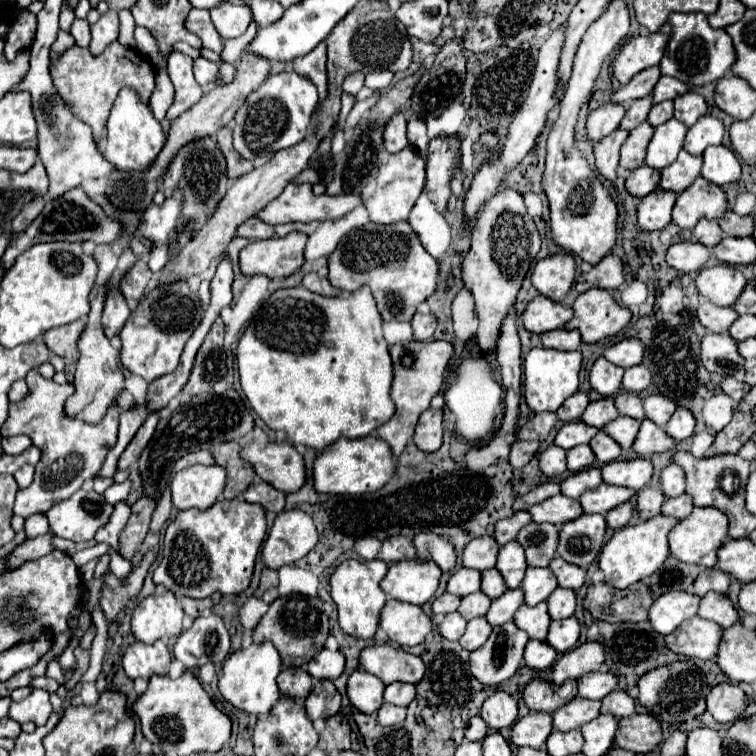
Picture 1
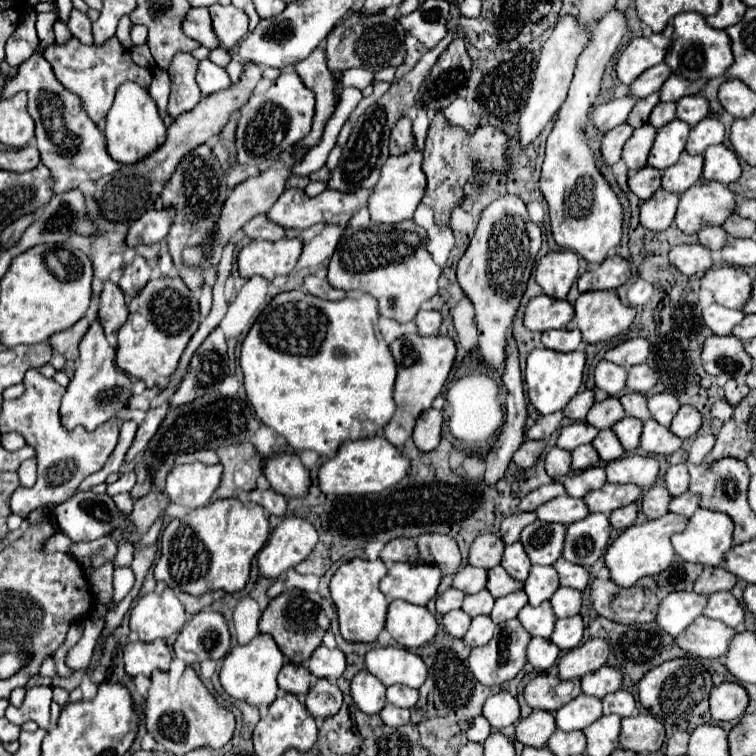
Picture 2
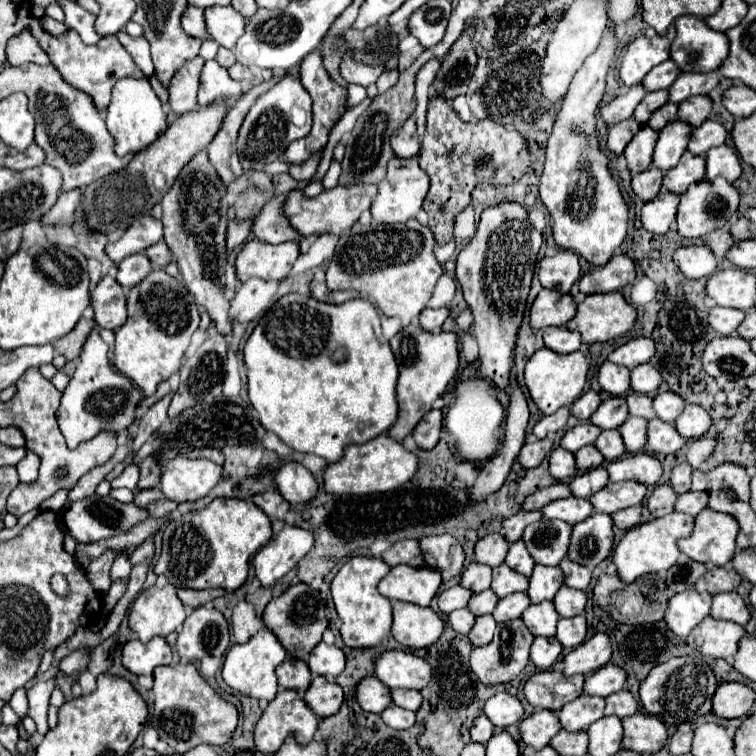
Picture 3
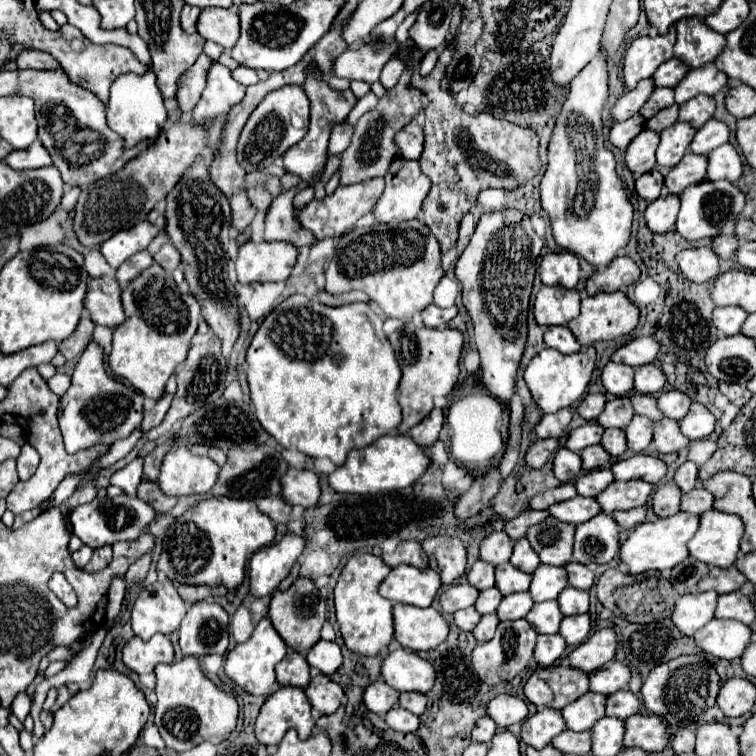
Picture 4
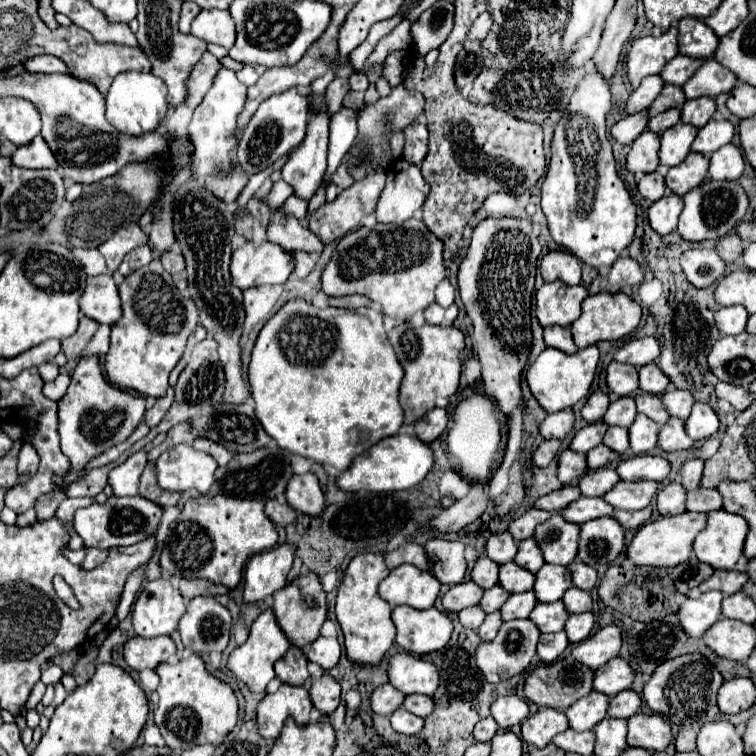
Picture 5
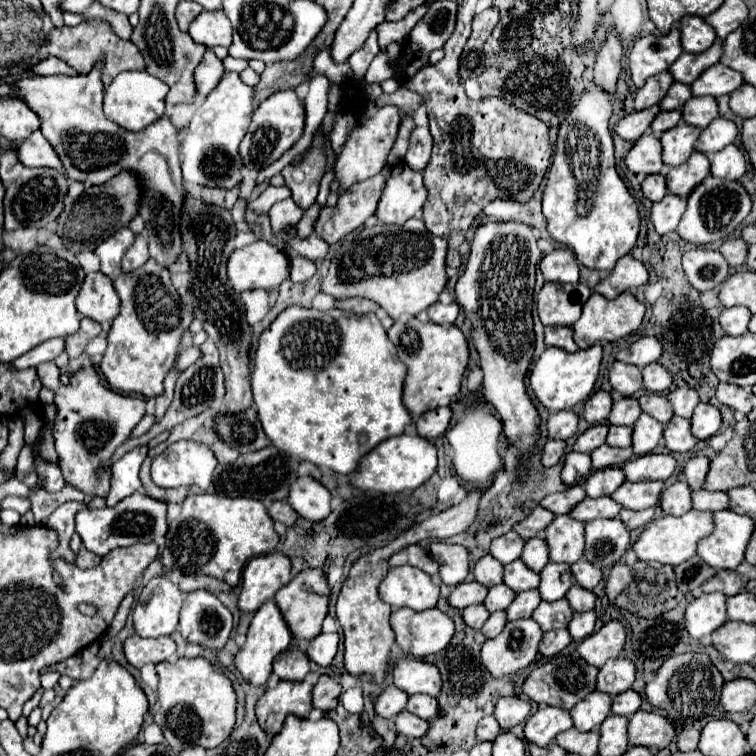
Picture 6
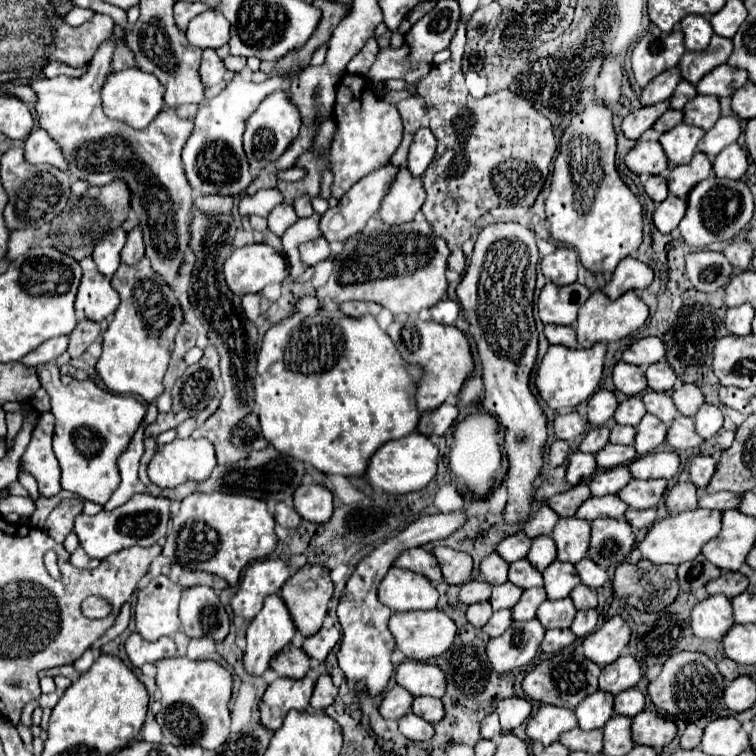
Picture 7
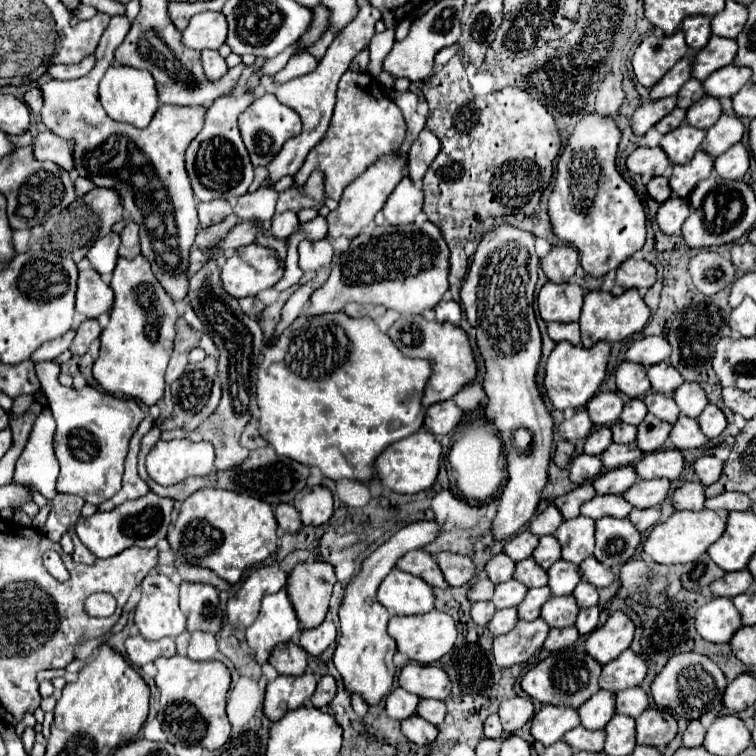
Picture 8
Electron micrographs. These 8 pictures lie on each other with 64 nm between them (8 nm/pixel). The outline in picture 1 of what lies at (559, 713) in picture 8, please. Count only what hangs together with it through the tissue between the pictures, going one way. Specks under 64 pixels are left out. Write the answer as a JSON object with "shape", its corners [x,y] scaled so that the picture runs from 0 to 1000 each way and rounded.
{"shape":[[[701,942],[677,960],[675,979],[683,987],[717,989],[728,968],[730,968],[730,947],[722,942]]]}

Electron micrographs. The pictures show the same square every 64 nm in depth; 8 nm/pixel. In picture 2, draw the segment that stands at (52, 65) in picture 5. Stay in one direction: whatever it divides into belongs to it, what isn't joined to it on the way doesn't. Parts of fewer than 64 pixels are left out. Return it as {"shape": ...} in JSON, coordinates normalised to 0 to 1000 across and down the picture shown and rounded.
{"shape":[[[37,13],[26,32],[19,40],[19,48],[11,50],[8,56],[8,82],[16,90],[24,90],[32,79],[37,79],[37,74],[42,74],[42,66],[48,66],[50,61],[50,48],[48,48],[48,16]]]}

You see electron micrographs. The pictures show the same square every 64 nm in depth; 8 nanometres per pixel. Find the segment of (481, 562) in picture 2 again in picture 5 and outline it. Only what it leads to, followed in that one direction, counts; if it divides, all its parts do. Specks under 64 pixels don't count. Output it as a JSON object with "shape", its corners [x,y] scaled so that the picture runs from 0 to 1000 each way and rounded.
{"shape":[[[672,704],[651,706],[643,717],[643,735],[656,746],[669,746],[683,735],[683,714],[672,709]]]}

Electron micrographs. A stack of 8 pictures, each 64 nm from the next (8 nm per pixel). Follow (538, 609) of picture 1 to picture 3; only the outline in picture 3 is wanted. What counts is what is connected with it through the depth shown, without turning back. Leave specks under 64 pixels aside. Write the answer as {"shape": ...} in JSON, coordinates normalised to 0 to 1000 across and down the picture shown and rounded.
{"shape":[[[714,796],[698,802],[690,815],[693,825],[706,841],[733,841],[735,839],[735,823],[738,823],[738,810],[733,807],[730,796]]]}

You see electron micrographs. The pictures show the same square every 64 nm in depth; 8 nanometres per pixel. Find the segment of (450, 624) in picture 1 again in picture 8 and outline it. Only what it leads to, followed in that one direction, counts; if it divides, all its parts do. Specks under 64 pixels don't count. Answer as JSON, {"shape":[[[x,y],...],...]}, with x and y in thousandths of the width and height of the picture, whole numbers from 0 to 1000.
{"shape":[[[630,796],[630,799],[624,799],[622,815],[632,828],[643,828],[651,820],[653,810],[656,810],[656,804],[651,796]]]}

